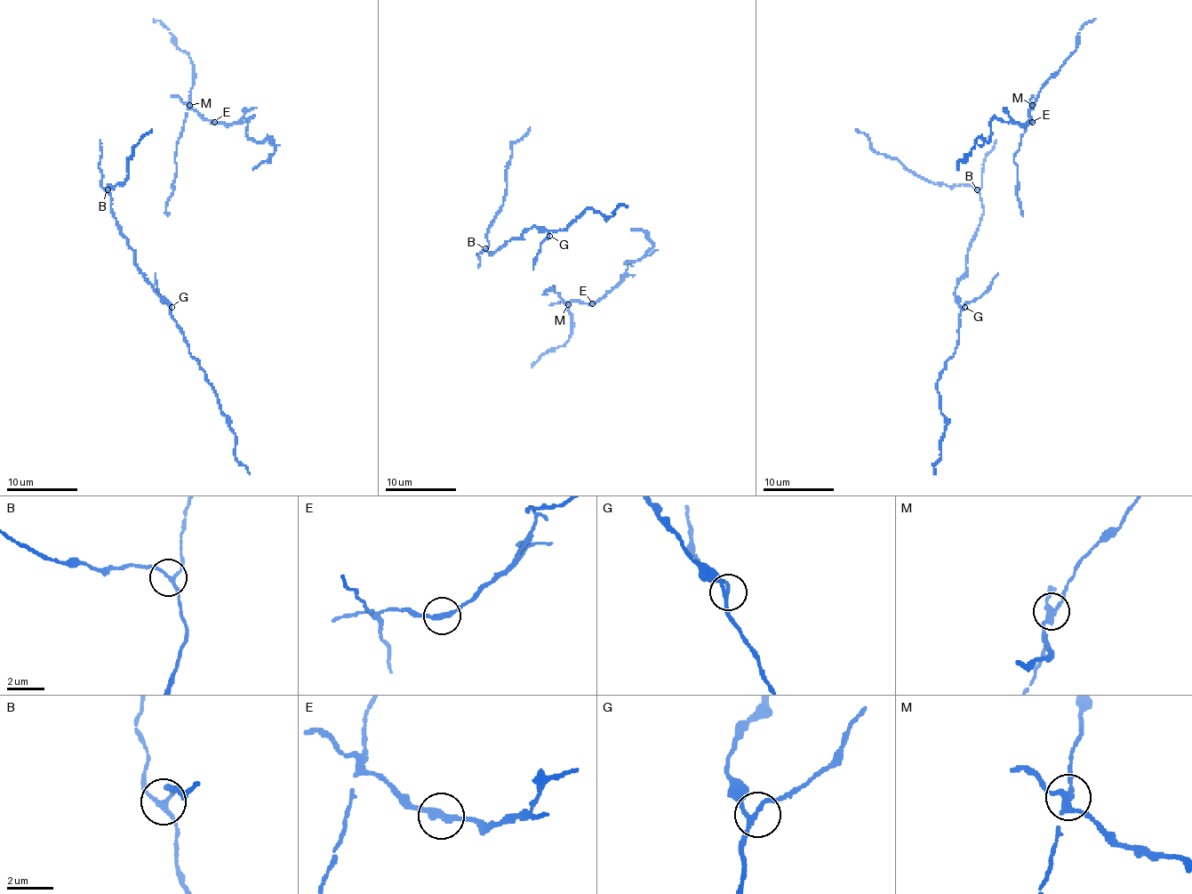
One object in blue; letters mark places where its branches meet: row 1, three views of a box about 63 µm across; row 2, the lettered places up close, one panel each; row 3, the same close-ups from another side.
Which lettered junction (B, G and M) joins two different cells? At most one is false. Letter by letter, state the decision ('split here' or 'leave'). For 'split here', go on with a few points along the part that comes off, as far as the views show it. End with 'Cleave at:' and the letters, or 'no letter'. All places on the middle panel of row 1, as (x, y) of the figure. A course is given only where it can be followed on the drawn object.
B: leave
G: leave
M: split here; course (567, 303), (599, 302), (620, 280), (624, 262), (638, 261), (651, 248), (652, 241), (631, 229)
Cleave at: M

